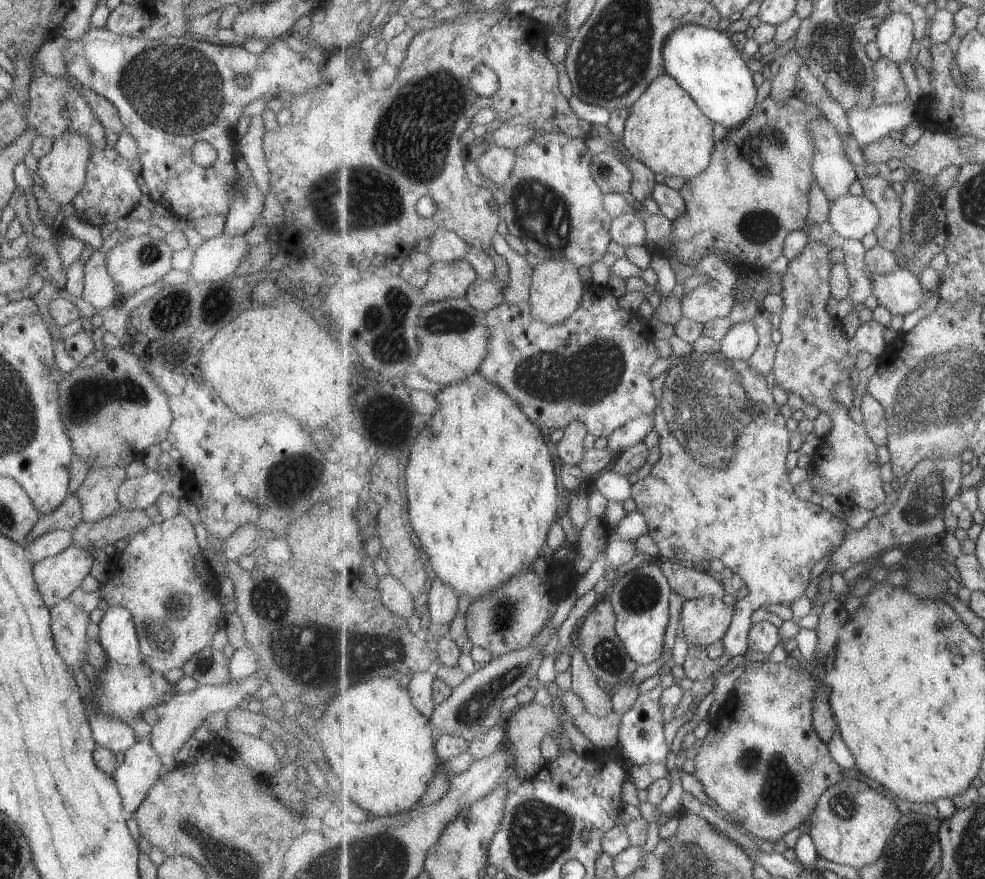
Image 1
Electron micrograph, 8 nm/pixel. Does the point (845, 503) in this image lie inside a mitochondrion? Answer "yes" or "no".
no

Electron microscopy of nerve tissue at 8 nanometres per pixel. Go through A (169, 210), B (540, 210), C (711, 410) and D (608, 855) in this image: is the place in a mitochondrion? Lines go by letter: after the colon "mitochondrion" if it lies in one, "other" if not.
A: other
B: mitochondrion
C: mitochondrion
D: other

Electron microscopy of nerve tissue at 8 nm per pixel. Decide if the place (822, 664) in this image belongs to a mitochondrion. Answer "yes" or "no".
no

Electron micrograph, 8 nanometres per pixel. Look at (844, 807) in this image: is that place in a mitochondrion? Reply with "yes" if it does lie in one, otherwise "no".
yes

